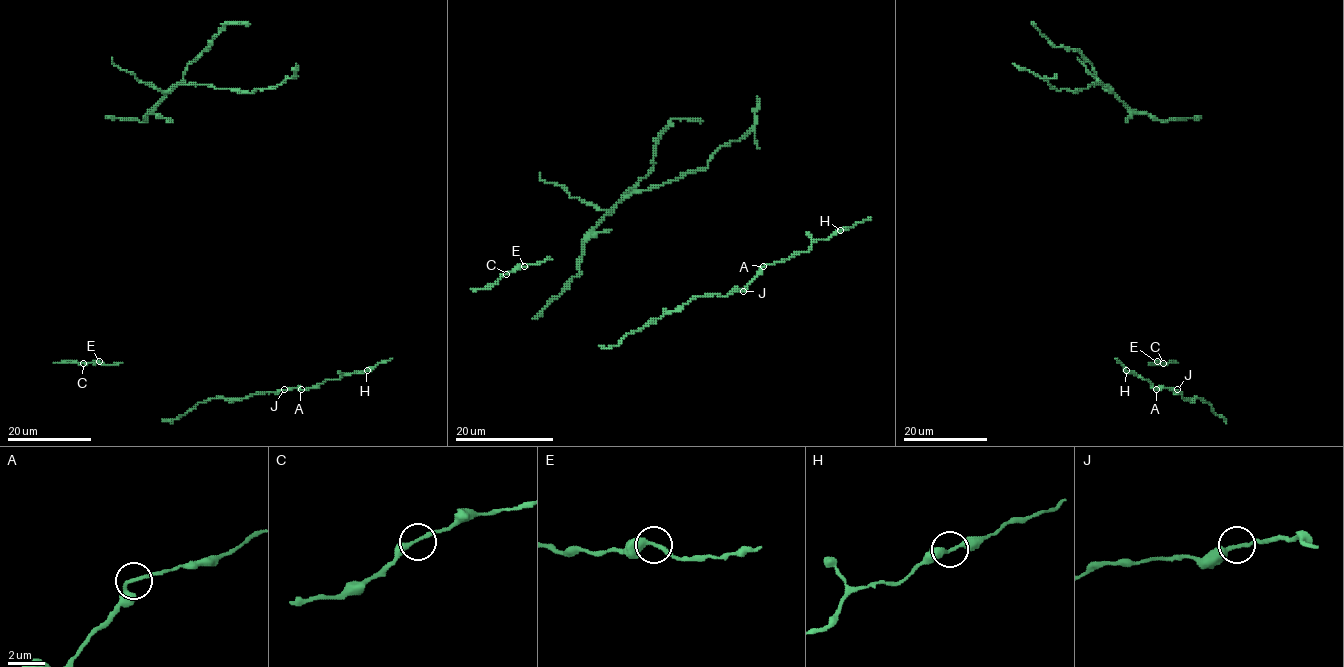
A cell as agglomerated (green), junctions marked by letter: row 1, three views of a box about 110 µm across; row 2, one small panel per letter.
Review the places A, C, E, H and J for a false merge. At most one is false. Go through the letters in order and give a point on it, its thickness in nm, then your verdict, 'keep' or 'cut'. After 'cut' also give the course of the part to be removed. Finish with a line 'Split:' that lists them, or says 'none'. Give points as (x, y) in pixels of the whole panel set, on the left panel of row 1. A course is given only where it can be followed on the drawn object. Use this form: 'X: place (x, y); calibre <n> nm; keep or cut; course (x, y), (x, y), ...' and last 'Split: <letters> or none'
A: place (301, 389); calibre 200 nm; keep
C: place (83, 363); calibre 240 nm; keep
E: place (99, 361); calibre 300 nm; keep
H: place (367, 370); calibre 320 nm; keep
J: place (284, 389); calibre 280 nm; keep
Split: none

